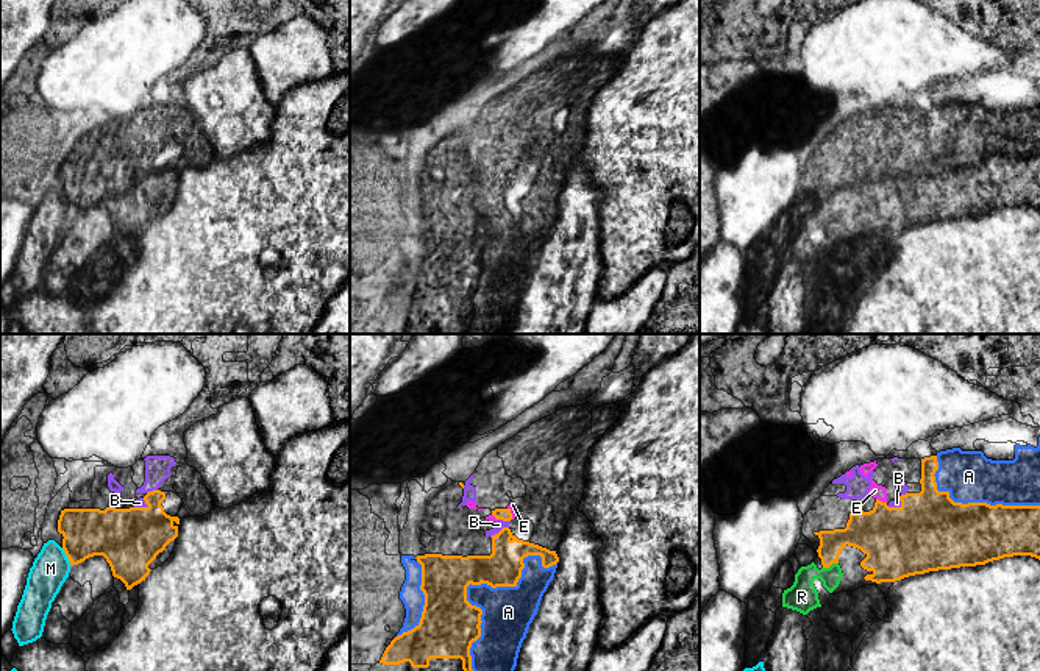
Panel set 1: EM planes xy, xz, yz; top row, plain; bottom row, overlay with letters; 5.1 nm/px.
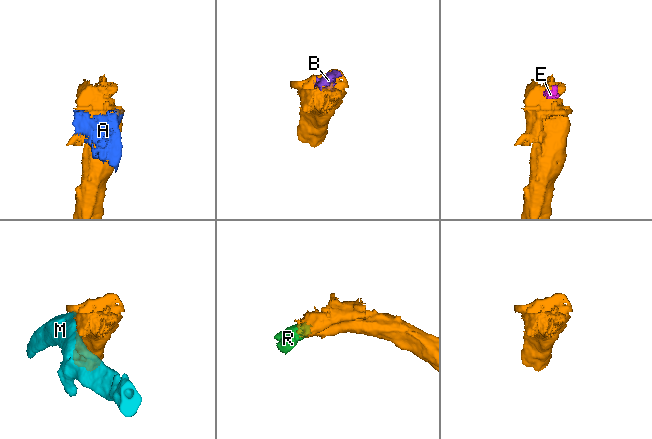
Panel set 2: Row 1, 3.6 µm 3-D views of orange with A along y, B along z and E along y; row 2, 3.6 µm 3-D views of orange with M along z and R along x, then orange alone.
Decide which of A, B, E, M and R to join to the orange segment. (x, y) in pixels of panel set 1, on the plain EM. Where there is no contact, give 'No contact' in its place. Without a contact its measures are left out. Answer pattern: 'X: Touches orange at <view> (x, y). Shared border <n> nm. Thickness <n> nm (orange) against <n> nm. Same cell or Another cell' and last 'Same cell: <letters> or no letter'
A: Touches orange at xz (473, 234). Shared border 750 nm. Thickness 300 nm (orange) against 260 nm. Another cell
B: Touches orange at xz (500, 181). Shared border 110 nm. Thickness 190 nm (orange) against 50 nm. Another cell
E: Touches orange at yz (881, 152). Shared border 60 nm. Thickness 360 nm (orange) against 70 nm. Another cell
M: Touches orange at xy (66, 205). Shared border 100 nm. Thickness 240 nm (orange) against 190 nm. Another cell
R: Touches orange at yz (829, 216). Shared border 90 nm. Thickness 190 nm (orange) against 160 nm. Same cell
Same cell: R

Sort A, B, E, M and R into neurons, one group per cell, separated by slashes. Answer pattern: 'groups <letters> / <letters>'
groups A B E / M / R

